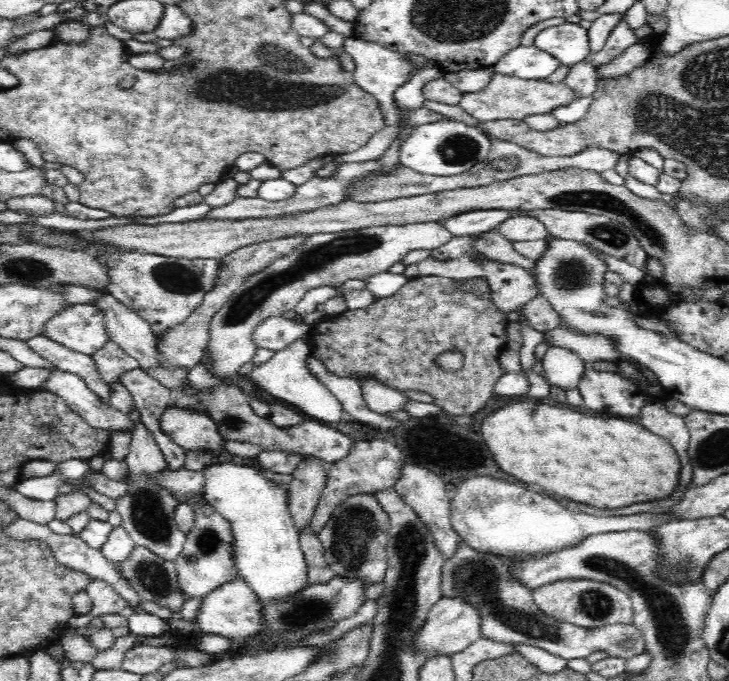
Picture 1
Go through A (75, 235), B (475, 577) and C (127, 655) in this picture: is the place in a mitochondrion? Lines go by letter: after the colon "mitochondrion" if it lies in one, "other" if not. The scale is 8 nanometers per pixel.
A: other
B: mitochondrion
C: other

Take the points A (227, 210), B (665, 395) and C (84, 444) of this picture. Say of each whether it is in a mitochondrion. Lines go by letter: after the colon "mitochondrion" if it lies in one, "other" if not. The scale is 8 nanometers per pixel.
A: other
B: other
C: other

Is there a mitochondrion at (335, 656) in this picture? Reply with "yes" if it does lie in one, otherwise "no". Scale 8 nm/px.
yes

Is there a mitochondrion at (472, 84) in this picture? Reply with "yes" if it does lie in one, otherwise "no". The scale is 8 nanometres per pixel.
no

